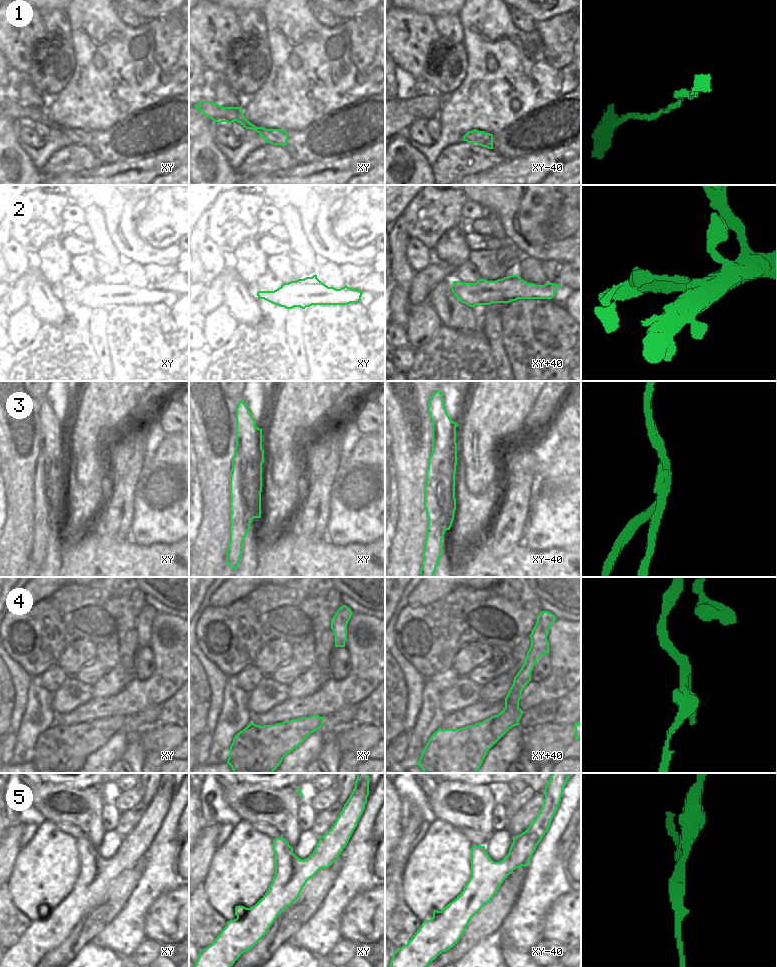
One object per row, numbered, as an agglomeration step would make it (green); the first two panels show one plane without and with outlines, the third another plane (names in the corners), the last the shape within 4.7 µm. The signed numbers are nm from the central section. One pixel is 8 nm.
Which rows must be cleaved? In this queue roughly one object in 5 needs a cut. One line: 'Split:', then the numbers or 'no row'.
Split: 3

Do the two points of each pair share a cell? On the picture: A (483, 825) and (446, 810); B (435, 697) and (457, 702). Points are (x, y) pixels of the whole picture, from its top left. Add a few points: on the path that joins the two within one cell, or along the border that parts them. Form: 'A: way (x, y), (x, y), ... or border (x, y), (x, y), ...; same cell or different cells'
A: way (474, 817), (455, 812); same cell
B: border (440, 693), (440, 709), (445, 714); different cells

